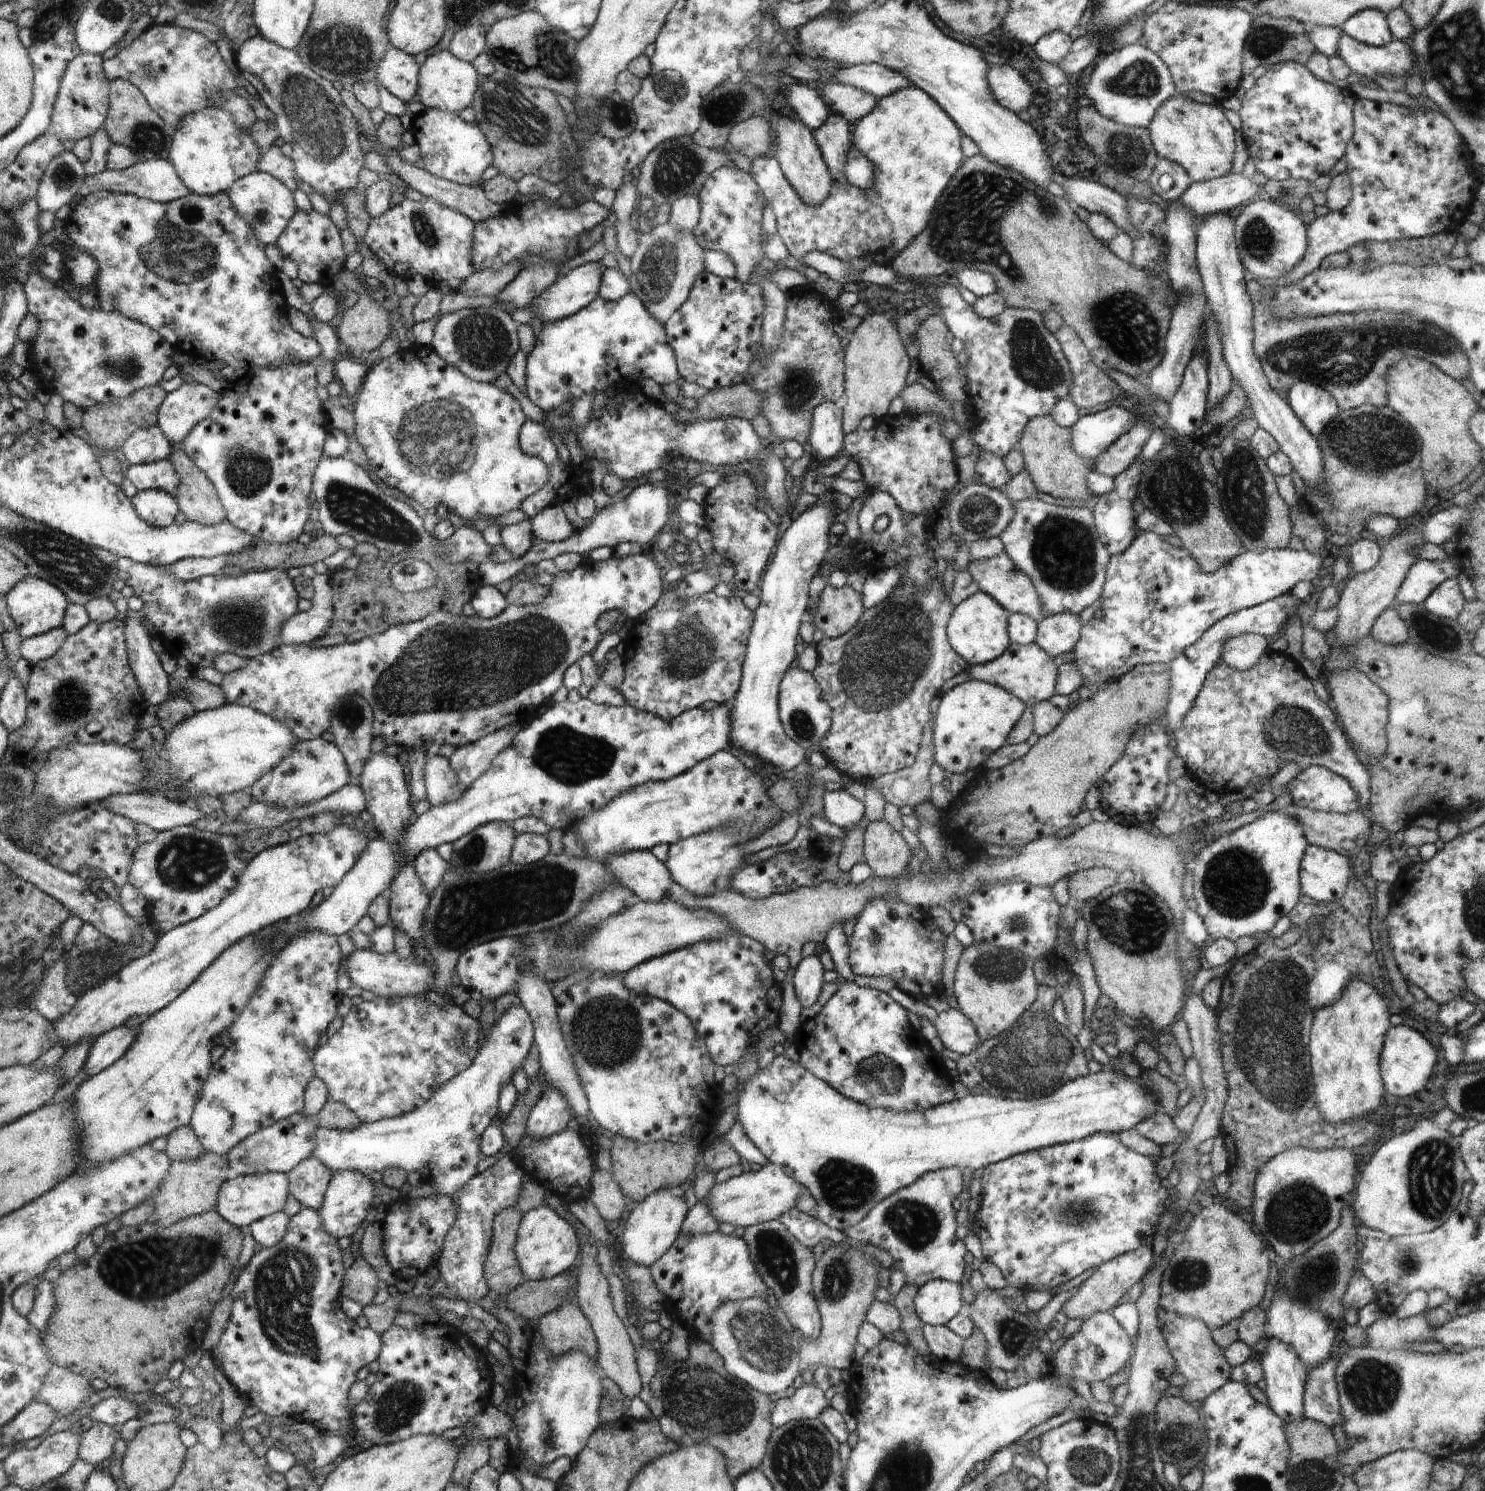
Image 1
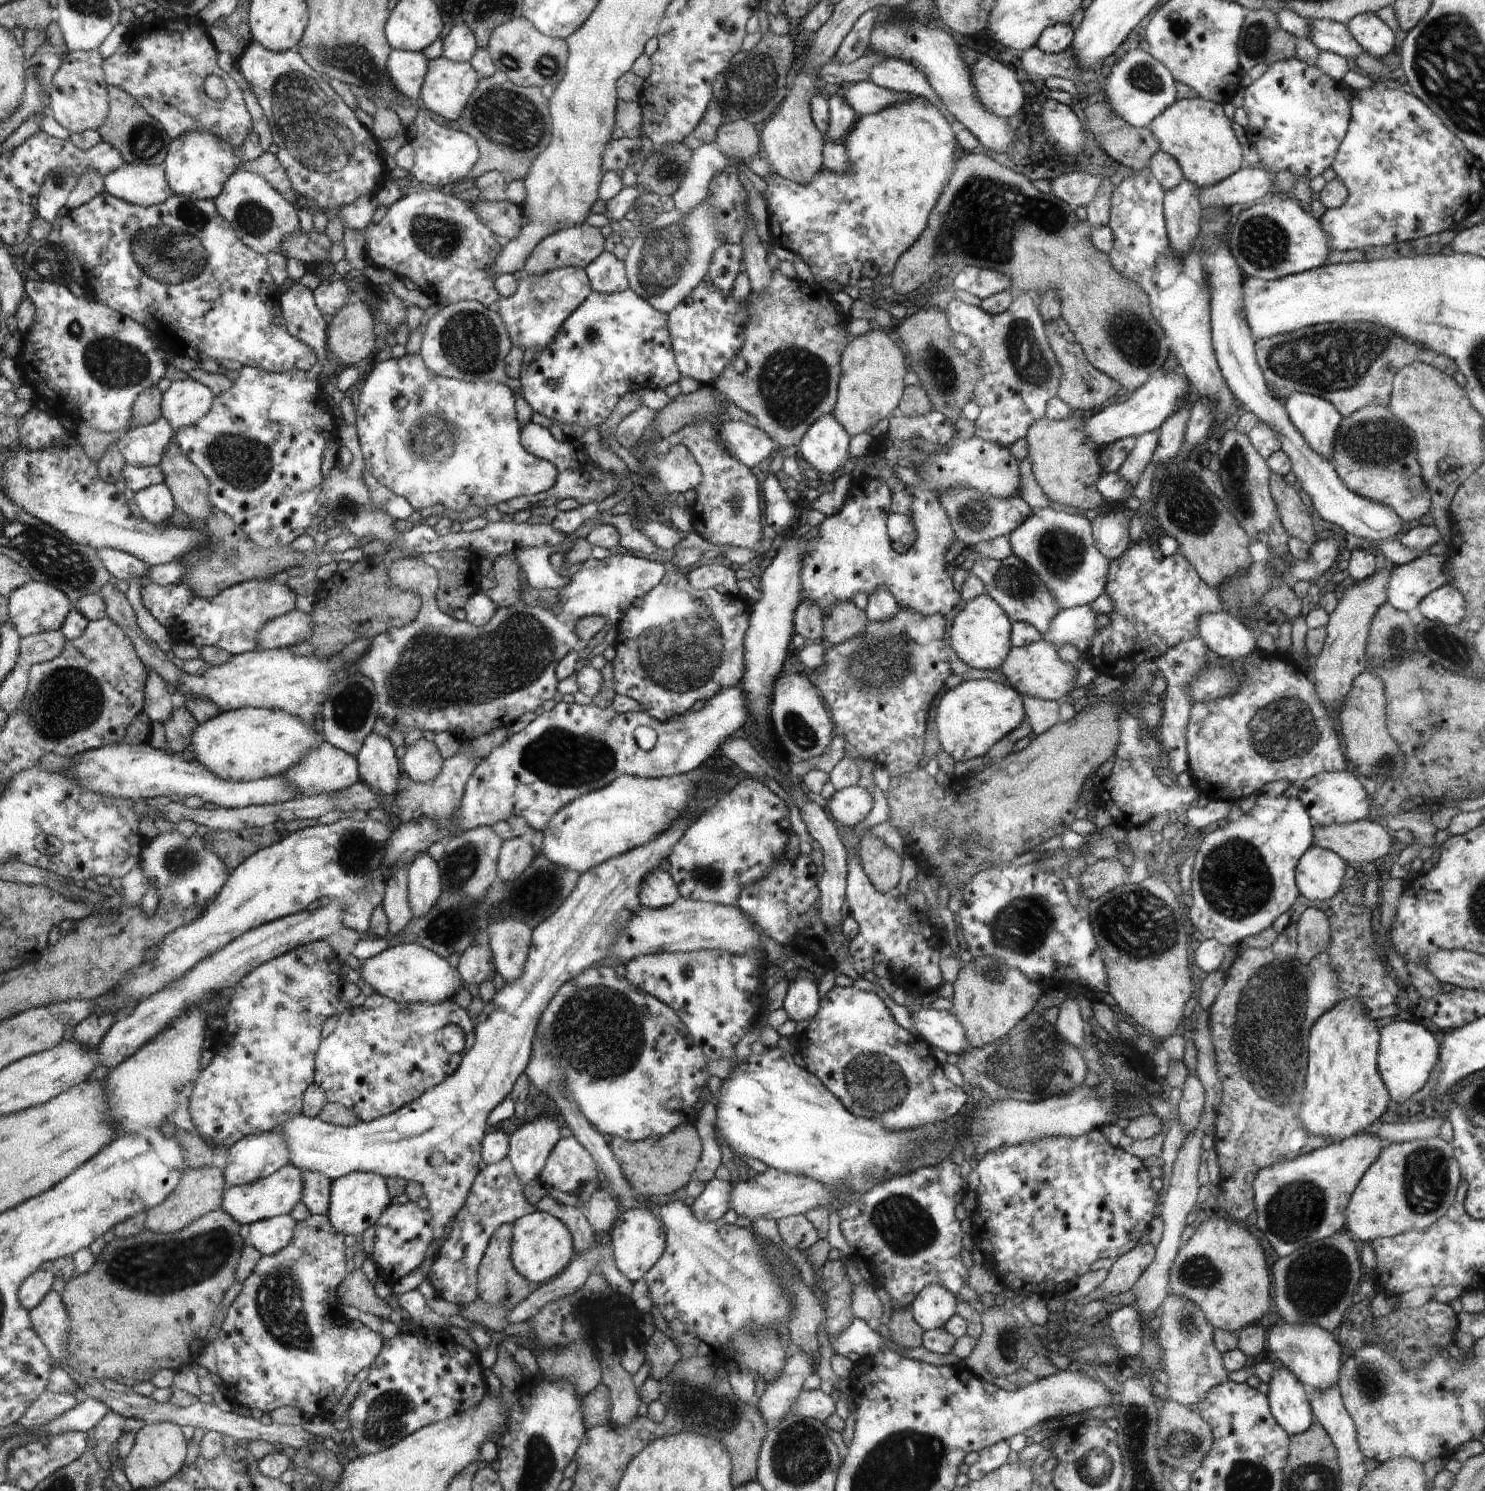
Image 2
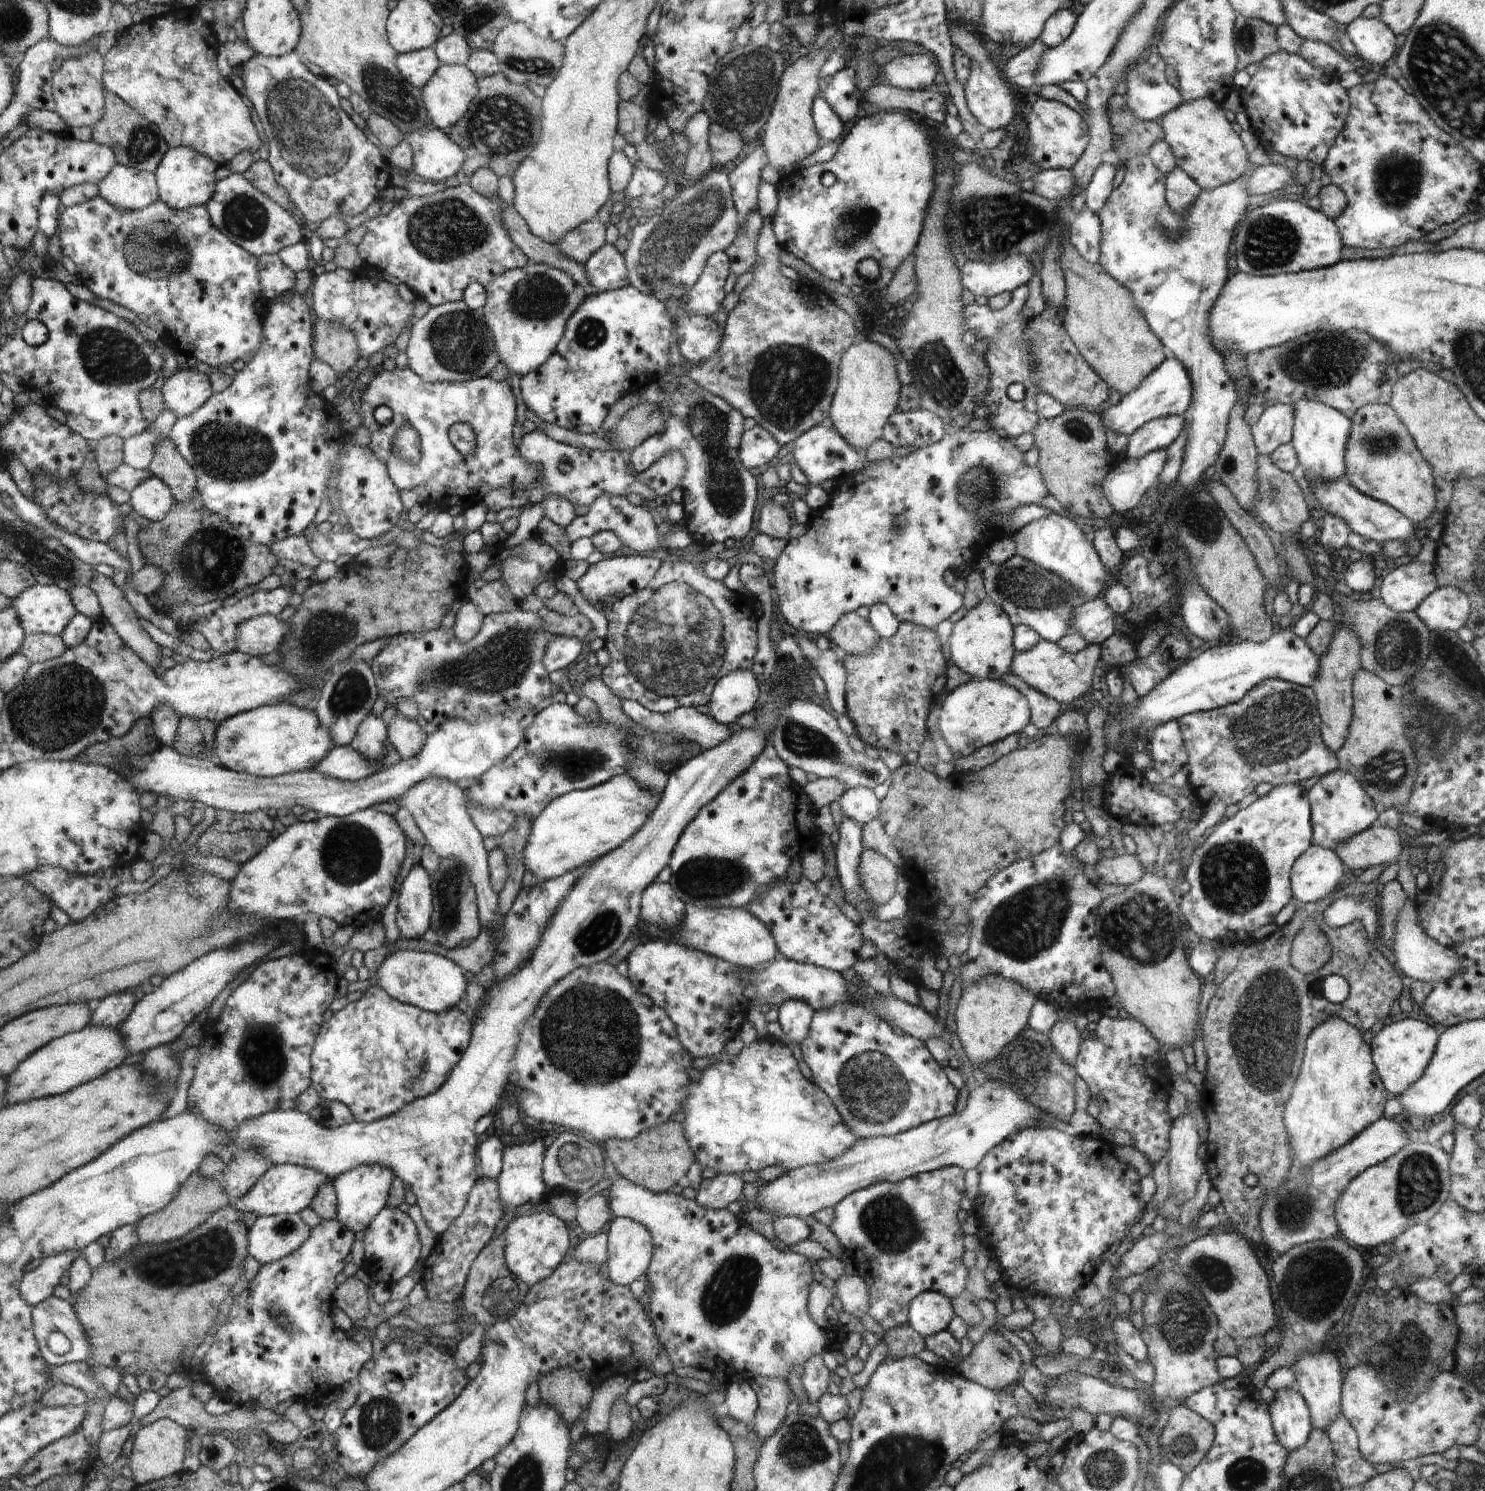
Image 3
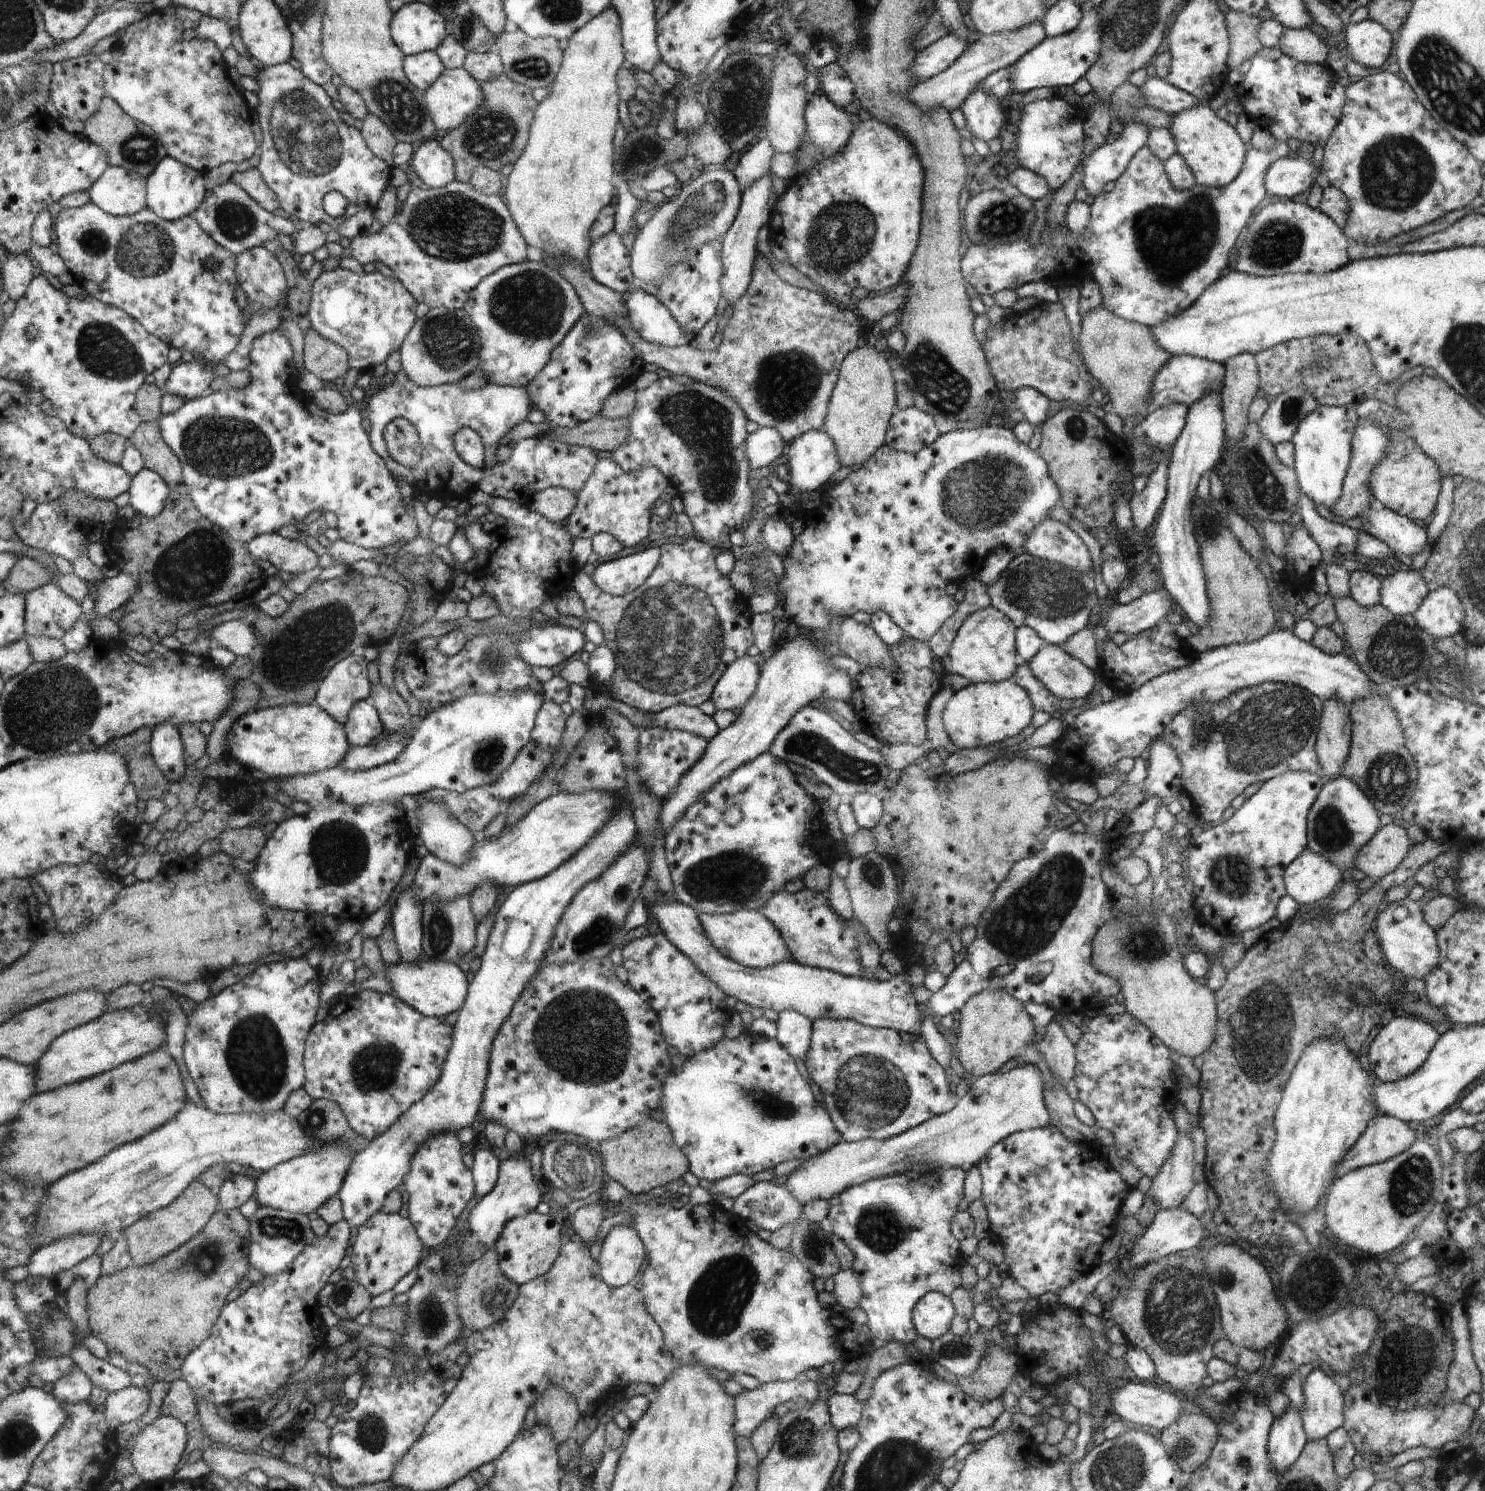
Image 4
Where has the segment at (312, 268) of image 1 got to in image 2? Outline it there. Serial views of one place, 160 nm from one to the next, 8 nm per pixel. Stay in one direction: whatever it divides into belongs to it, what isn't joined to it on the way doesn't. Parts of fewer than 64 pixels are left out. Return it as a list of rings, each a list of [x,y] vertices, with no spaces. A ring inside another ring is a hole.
[[[299,228],[280,239],[279,252],[306,266],[330,261],[330,238],[324,232],[306,232]]]

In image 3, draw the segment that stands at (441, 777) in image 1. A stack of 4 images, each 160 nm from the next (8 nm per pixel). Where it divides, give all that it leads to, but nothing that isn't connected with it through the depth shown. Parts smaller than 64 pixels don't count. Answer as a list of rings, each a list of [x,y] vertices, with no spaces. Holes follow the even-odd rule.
[[[397,716],[390,723],[388,738],[392,744],[393,756],[402,761],[413,759],[422,750],[427,733],[418,725],[417,721]]]

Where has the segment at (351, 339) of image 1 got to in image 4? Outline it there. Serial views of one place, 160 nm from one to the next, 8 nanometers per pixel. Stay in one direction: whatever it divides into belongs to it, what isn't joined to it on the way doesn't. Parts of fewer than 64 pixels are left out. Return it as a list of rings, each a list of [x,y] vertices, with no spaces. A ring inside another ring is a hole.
[[[311,326],[305,330],[303,361],[306,370],[321,378],[327,385],[350,369],[350,357],[342,345],[324,338]]]

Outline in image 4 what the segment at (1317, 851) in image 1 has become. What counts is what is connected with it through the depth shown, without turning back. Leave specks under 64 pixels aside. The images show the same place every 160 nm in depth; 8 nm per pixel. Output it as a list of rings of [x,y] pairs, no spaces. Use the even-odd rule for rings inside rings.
[[[1304,849],[1285,868],[1283,881],[1288,896],[1291,896],[1299,905],[1318,905],[1327,901],[1334,894],[1332,890],[1340,882],[1342,871],[1323,856]]]

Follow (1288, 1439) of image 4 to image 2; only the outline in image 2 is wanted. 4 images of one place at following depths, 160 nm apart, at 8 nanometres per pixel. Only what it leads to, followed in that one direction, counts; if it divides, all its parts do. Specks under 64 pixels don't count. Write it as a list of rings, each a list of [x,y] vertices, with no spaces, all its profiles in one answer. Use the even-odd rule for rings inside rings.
[[[1276,1363],[1267,1399],[1276,1422],[1290,1435],[1304,1432],[1313,1414],[1303,1382],[1288,1368]]]

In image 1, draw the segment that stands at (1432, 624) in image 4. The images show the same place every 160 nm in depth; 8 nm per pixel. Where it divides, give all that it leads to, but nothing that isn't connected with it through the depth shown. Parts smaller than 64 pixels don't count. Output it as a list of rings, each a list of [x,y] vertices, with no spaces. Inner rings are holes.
[[[1456,576],[1446,579],[1423,603],[1433,615],[1454,620],[1462,612],[1465,601]]]

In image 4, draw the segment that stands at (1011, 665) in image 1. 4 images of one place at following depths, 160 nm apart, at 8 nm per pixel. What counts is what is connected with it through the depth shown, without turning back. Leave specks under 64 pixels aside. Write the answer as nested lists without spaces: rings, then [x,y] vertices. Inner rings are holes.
[[[1046,643],[1027,665],[1040,684],[1060,700],[1086,698],[1096,684],[1092,670],[1081,660],[1064,652],[1060,645]]]

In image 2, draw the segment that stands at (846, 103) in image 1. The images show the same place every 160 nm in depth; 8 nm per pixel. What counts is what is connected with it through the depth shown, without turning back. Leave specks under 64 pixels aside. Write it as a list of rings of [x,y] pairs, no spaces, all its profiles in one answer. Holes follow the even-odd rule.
[[[869,80],[845,85],[840,92],[852,110],[861,116],[880,112],[892,103],[902,102],[912,97],[876,86]]]

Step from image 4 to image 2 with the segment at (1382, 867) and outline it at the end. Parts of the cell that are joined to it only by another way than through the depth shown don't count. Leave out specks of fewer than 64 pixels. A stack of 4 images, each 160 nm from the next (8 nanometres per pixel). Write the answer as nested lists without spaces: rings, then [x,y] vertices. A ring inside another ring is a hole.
[[[1374,818],[1346,824],[1325,824],[1313,827],[1313,846],[1335,852],[1347,864],[1382,860],[1390,848],[1390,834]]]

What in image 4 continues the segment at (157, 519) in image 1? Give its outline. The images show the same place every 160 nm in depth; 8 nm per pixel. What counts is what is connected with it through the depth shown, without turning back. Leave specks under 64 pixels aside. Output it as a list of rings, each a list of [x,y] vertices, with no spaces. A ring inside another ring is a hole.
[[[146,468],[134,477],[130,503],[136,512],[157,517],[166,510],[171,492],[171,485],[159,472]]]

